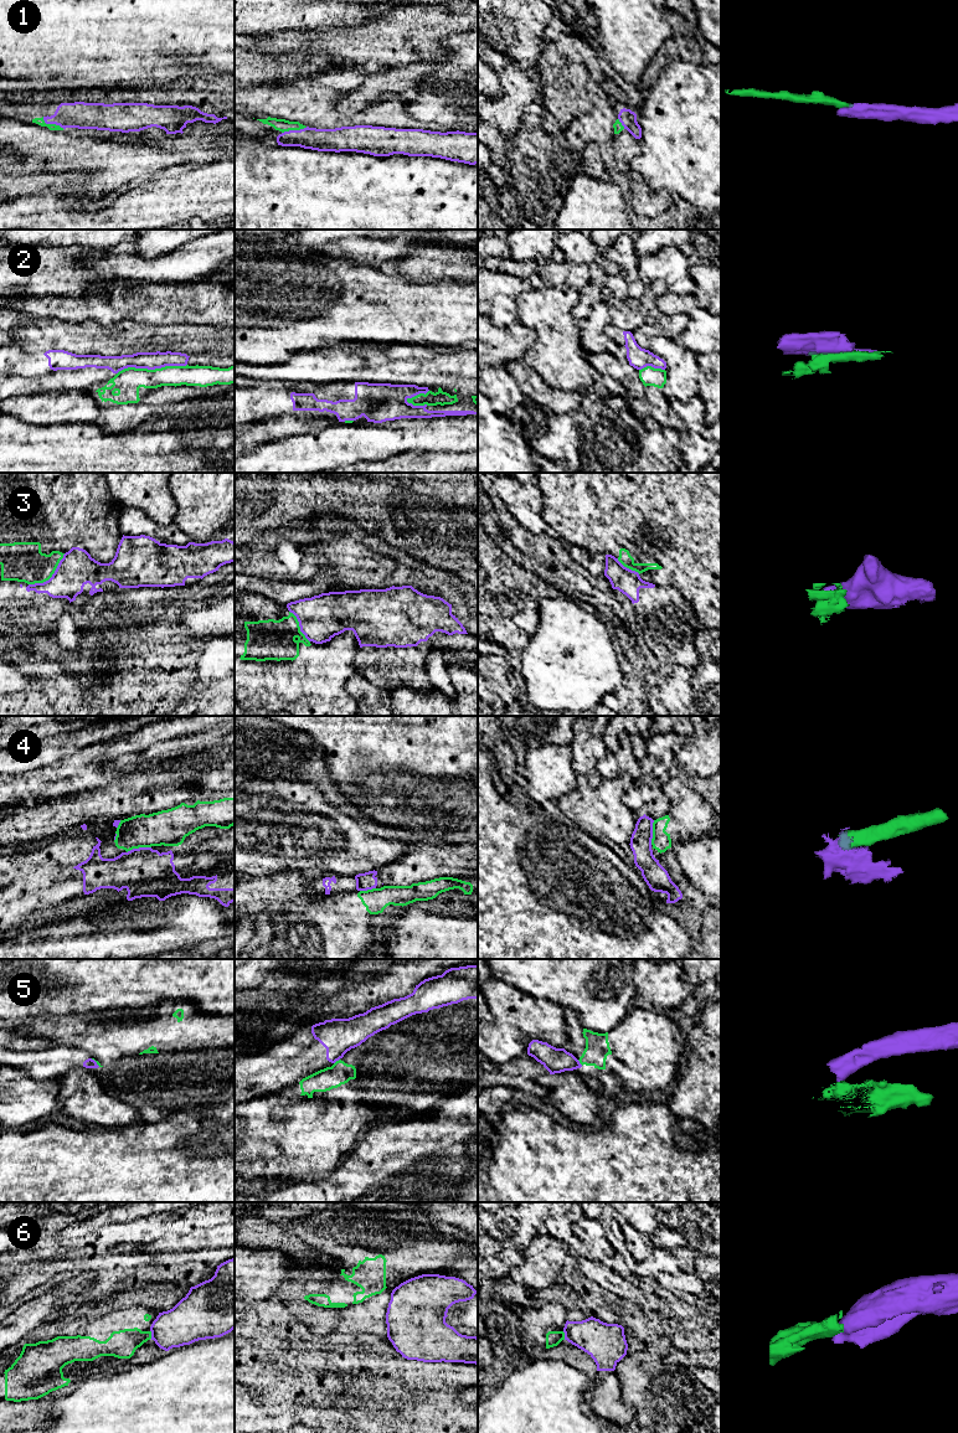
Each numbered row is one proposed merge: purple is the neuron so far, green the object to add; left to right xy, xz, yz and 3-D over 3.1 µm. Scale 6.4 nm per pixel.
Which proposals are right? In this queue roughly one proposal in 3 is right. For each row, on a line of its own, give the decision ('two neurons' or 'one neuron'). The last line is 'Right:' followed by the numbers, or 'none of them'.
1: one neuron
2: two neurons
3: two neurons
4: two neurons
5: two neurons
6: two neurons
Right: 1

